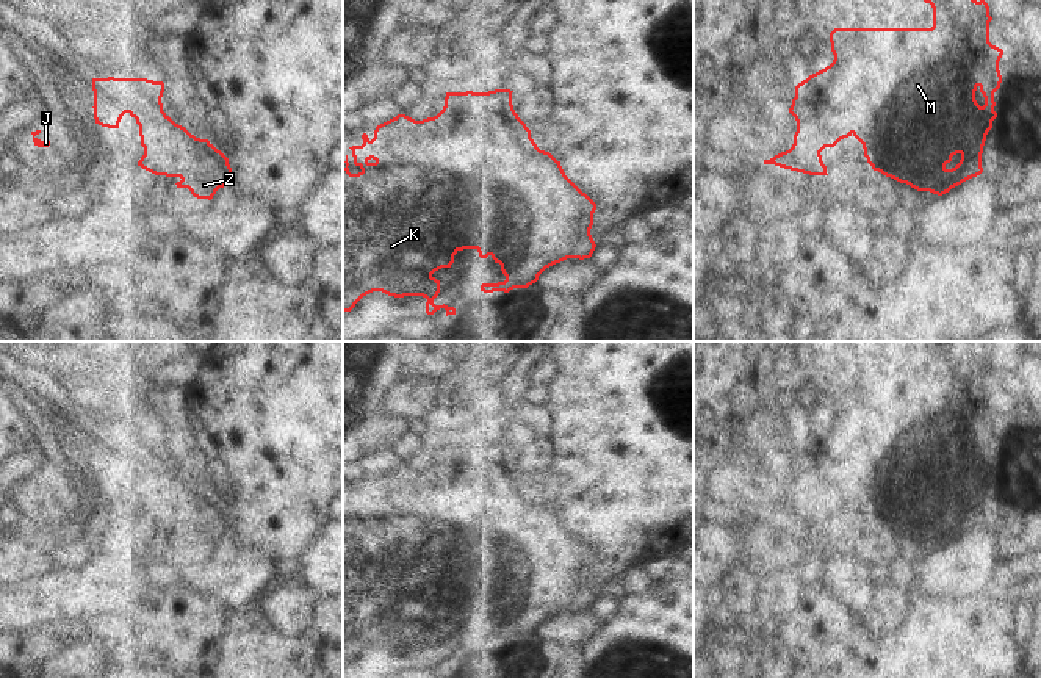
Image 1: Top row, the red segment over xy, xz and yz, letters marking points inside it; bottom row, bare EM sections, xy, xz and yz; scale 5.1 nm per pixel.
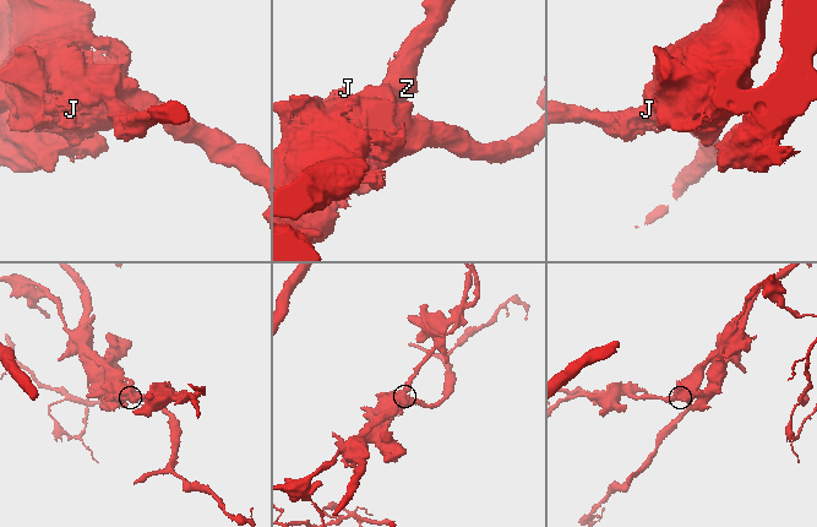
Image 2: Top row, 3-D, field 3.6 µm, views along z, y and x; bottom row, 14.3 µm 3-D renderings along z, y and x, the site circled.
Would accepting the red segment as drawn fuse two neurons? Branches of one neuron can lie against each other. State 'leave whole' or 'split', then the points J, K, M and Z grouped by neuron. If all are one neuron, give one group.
leave whole; groups J K M Z

